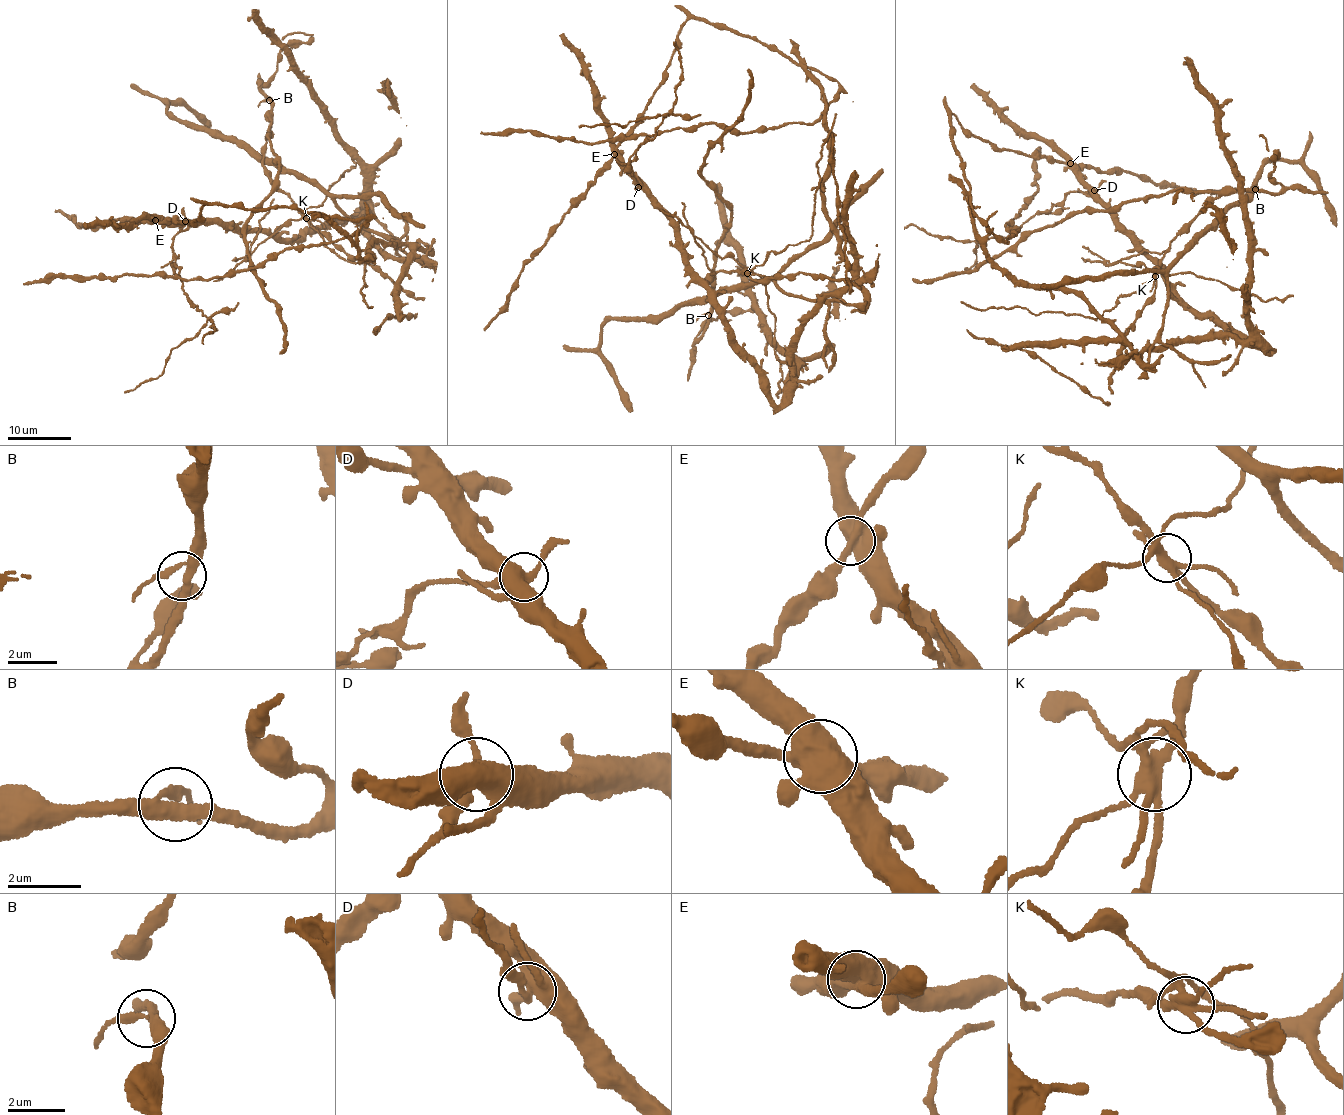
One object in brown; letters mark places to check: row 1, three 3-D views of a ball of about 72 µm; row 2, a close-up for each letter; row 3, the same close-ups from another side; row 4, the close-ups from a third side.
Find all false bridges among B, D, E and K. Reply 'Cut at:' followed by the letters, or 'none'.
Cut at: D, K

